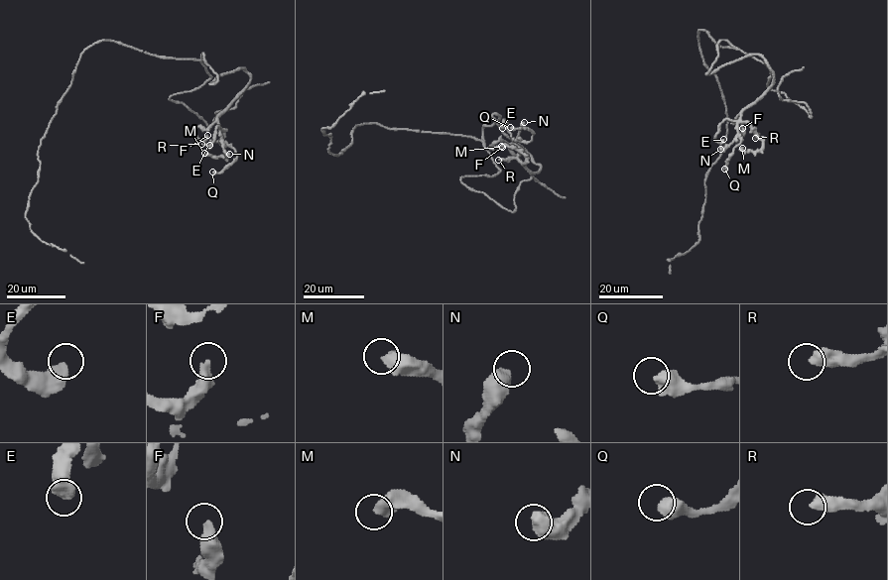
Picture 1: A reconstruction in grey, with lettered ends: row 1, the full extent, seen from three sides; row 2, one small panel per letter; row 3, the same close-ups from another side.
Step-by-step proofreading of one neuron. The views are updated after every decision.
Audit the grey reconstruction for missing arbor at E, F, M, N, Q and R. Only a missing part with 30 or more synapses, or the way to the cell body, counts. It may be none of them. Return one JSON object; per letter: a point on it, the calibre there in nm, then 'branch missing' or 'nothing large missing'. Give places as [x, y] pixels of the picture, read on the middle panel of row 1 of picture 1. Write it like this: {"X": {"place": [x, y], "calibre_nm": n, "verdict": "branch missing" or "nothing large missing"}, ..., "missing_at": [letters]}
{"E": {"place": [502, 128], "calibre_nm": 500, "verdict": "nothing large missing"}, "F": {"place": [502, 147], "calibre_nm": 440, "verdict": "nothing large missing"}, "M": {"place": [501, 146], "calibre_nm": 550, "verdict": "nothing large missing"}, "N": {"place": [524, 122], "calibre_nm": 600, "verdict": "nothing large missing"}, "Q": {"place": [510, 127], "calibre_nm": 550, "verdict": "nothing large missing"}, "R": {"place": [498, 160], "calibre_nm": 480, "verdict": "nothing large missing"}, "missing_at": []}

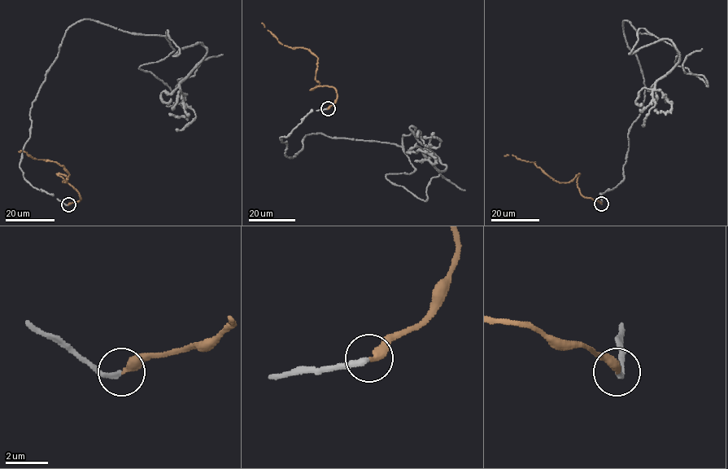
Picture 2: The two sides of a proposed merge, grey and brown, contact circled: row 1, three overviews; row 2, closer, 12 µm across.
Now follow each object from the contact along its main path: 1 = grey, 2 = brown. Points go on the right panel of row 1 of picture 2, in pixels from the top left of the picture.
1: (601, 203), (644, 99), (623, 20), (649, 33), (629, 54), (668, 39), (679, 54), (642, 125)
2: (601, 203), (581, 195), (577, 185), (578, 174), (569, 181), (560, 182), (534, 163), (512, 155), (504, 155)

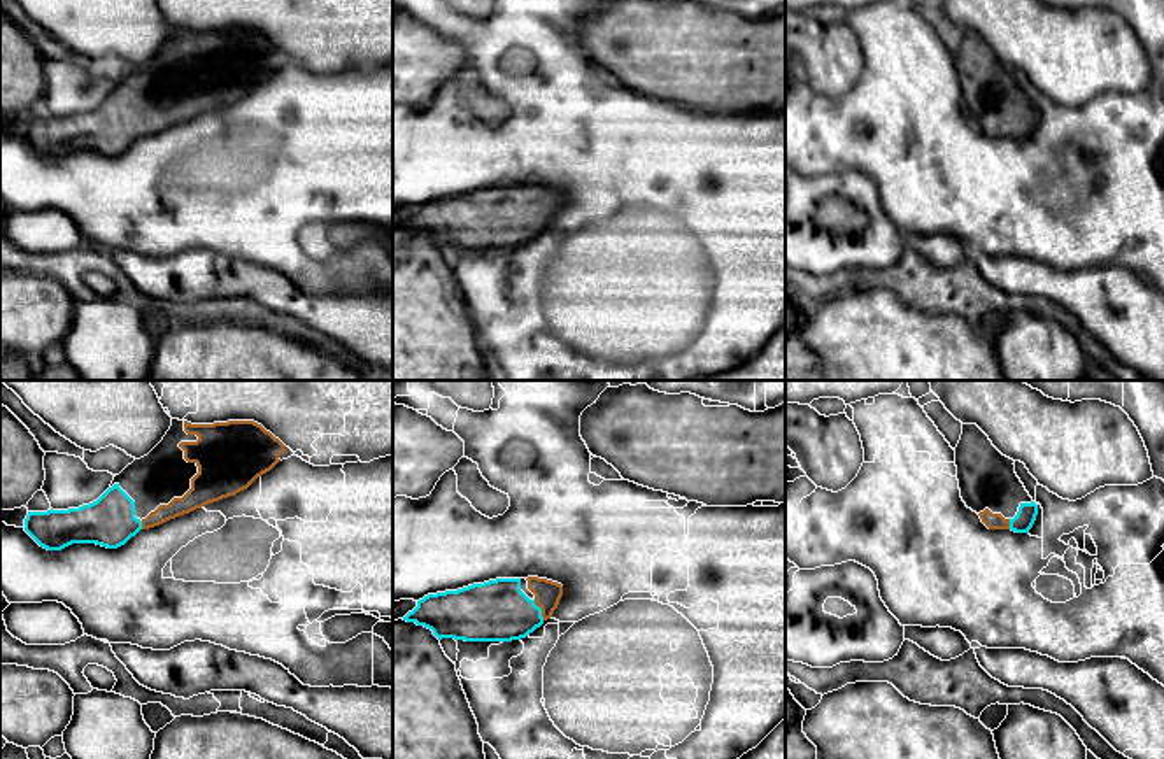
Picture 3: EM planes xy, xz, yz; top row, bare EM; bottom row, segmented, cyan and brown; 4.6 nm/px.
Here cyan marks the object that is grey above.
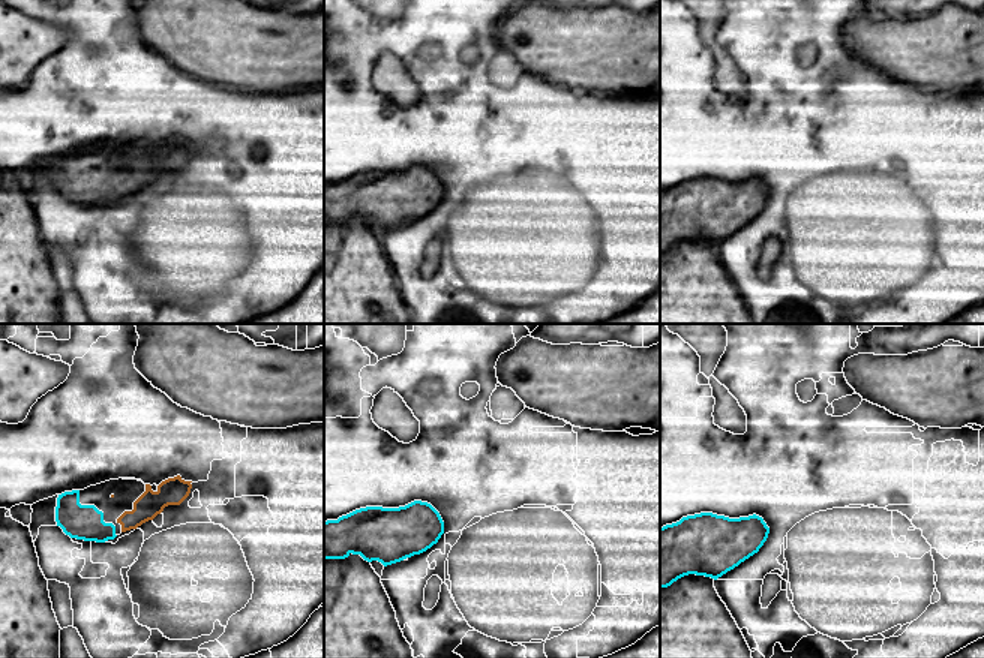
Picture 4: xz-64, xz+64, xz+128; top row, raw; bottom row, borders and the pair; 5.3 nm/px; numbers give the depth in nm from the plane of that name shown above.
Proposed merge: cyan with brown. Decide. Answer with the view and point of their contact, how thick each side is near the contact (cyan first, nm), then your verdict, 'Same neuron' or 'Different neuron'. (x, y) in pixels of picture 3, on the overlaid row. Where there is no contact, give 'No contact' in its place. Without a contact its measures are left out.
Touches cyan at xz (540, 610). Thickness 280 nm (cyan) against 120 nm. Same neuron

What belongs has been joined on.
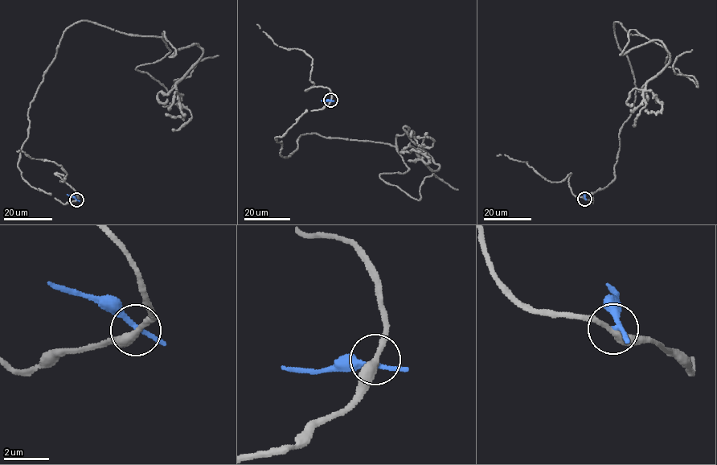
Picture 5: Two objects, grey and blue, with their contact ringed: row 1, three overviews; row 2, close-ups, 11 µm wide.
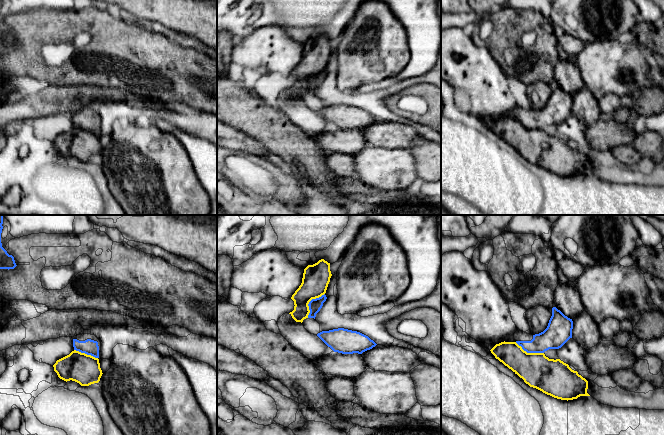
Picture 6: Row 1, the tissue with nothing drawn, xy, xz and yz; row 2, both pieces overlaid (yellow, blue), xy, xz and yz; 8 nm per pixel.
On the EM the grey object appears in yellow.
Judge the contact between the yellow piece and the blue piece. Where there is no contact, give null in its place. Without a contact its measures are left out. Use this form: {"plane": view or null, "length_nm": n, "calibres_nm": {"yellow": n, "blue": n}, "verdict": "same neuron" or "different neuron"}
{"plane": "xz", "length_nm": 240, "calibres_nm": {"yellow": 220, "blue": 100}, "verdict": "different neuron"}

